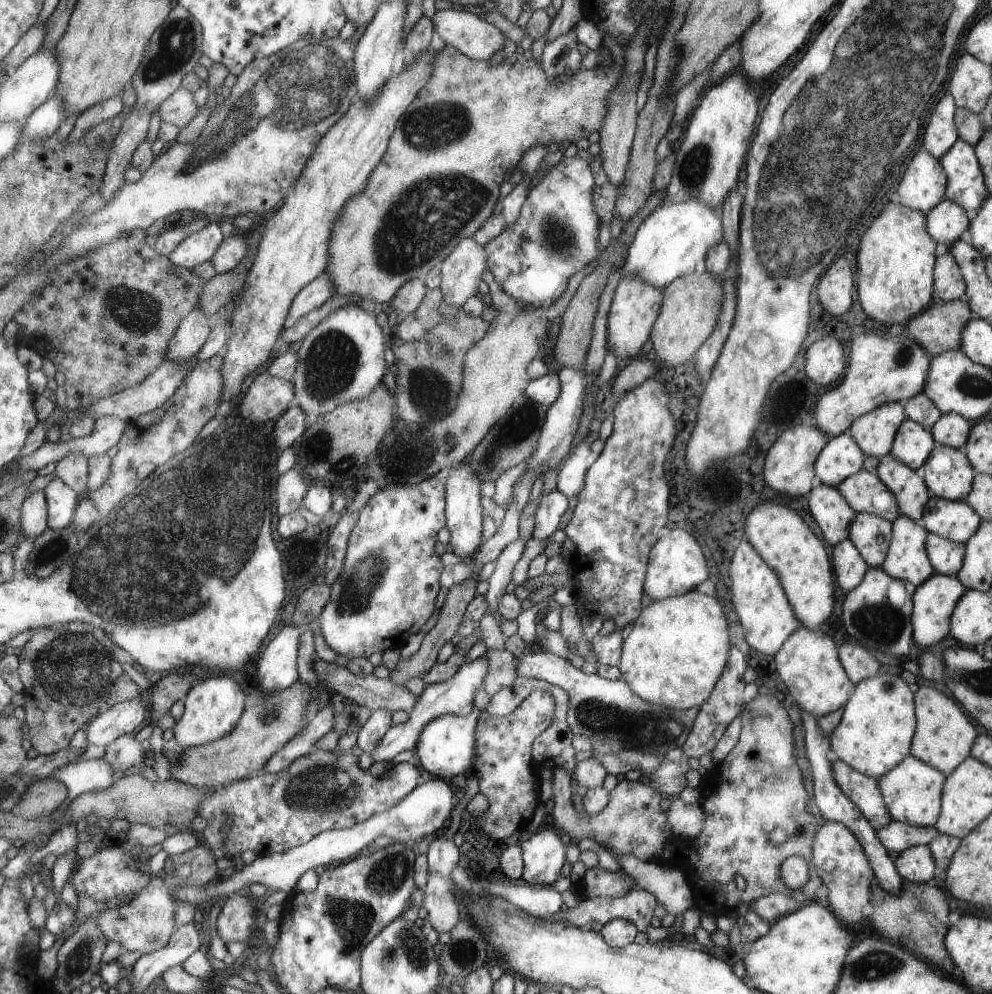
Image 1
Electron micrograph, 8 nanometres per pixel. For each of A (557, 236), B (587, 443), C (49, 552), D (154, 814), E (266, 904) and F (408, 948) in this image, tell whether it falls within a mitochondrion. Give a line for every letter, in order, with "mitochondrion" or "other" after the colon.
A: mitochondrion
B: other
C: mitochondrion
D: mitochondrion
E: other
F: mitochondrion

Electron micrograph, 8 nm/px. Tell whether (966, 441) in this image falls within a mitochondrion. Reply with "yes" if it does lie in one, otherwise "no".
no

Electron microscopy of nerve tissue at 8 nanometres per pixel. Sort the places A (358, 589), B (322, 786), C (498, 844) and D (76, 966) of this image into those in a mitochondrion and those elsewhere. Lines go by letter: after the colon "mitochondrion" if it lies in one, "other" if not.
A: mitochondrion
B: mitochondrion
C: other
D: mitochondrion

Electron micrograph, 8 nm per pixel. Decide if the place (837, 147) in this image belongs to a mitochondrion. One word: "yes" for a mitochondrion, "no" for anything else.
yes

